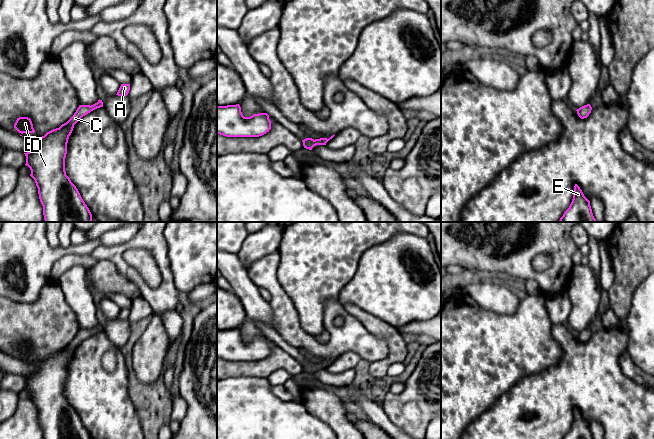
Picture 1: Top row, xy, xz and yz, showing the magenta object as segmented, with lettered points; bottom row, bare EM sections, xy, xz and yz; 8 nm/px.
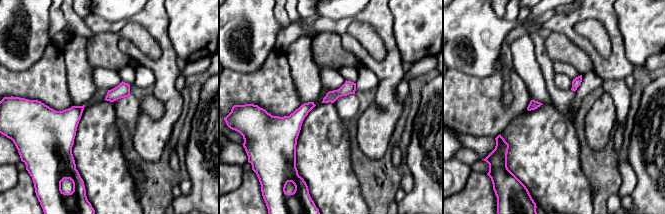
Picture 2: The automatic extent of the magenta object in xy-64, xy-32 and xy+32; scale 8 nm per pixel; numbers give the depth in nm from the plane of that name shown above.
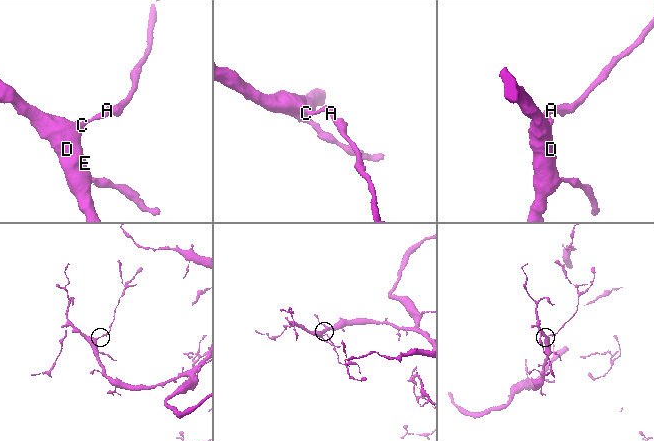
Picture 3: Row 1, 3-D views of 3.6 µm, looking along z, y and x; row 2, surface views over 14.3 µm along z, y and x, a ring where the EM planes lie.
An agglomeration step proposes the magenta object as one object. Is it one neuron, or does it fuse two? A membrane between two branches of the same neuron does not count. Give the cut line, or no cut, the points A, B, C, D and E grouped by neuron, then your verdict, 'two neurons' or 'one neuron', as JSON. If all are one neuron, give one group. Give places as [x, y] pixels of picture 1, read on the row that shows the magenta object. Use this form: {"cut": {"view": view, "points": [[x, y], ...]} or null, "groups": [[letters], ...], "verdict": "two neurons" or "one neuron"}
{"cut": null, "groups": [["A", "B", "C", "D", "E"]], "verdict": "one neuron"}

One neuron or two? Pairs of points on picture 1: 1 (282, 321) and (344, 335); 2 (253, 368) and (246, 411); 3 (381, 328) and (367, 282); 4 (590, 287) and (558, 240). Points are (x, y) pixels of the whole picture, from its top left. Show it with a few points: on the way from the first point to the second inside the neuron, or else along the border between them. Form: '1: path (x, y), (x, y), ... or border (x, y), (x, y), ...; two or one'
1: path (297, 336), (313, 348), (329, 348); one
2: border (228, 377), (266, 378); two
3: border (357, 306), (396, 328); two
4: border (573, 265), (567, 288); two

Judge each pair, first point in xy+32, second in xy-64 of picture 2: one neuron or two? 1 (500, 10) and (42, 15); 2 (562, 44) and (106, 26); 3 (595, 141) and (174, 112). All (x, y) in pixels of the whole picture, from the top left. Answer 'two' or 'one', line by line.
1: two
2: two
3: one

